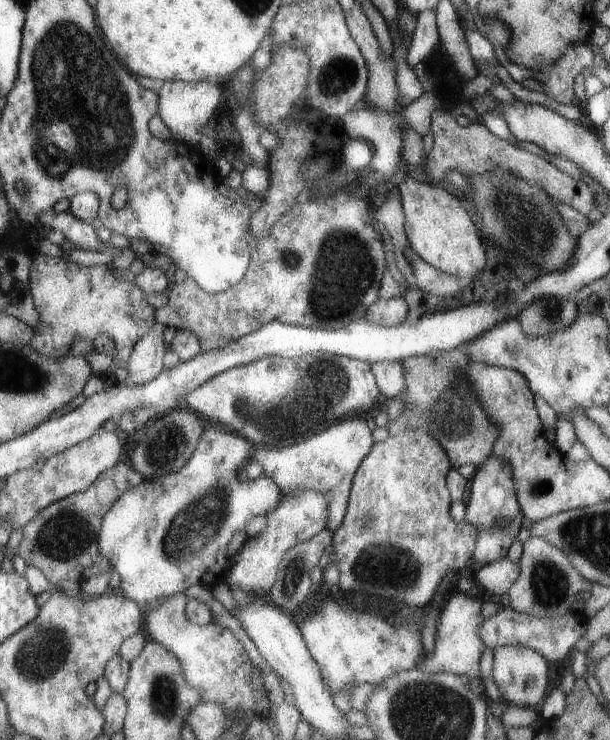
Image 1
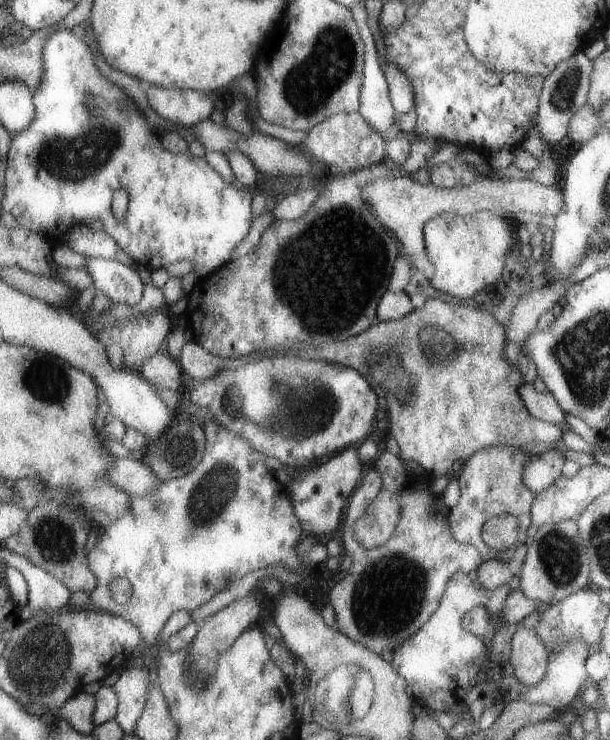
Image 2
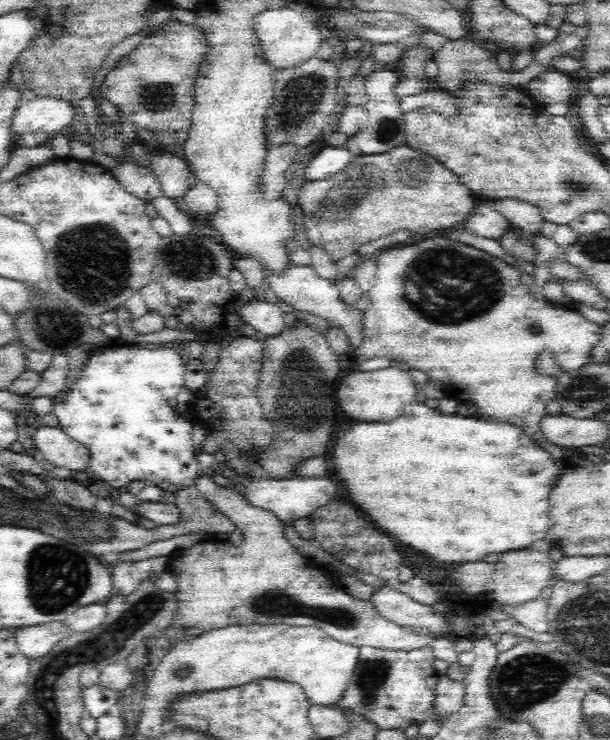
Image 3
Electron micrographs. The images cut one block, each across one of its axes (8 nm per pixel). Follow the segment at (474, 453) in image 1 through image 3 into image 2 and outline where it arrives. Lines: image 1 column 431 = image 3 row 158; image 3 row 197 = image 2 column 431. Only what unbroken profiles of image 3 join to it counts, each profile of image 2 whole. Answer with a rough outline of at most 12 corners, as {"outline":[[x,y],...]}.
{"outline":[[427,299],[296,356],[357,370],[404,462],[557,442],[506,328]]}

